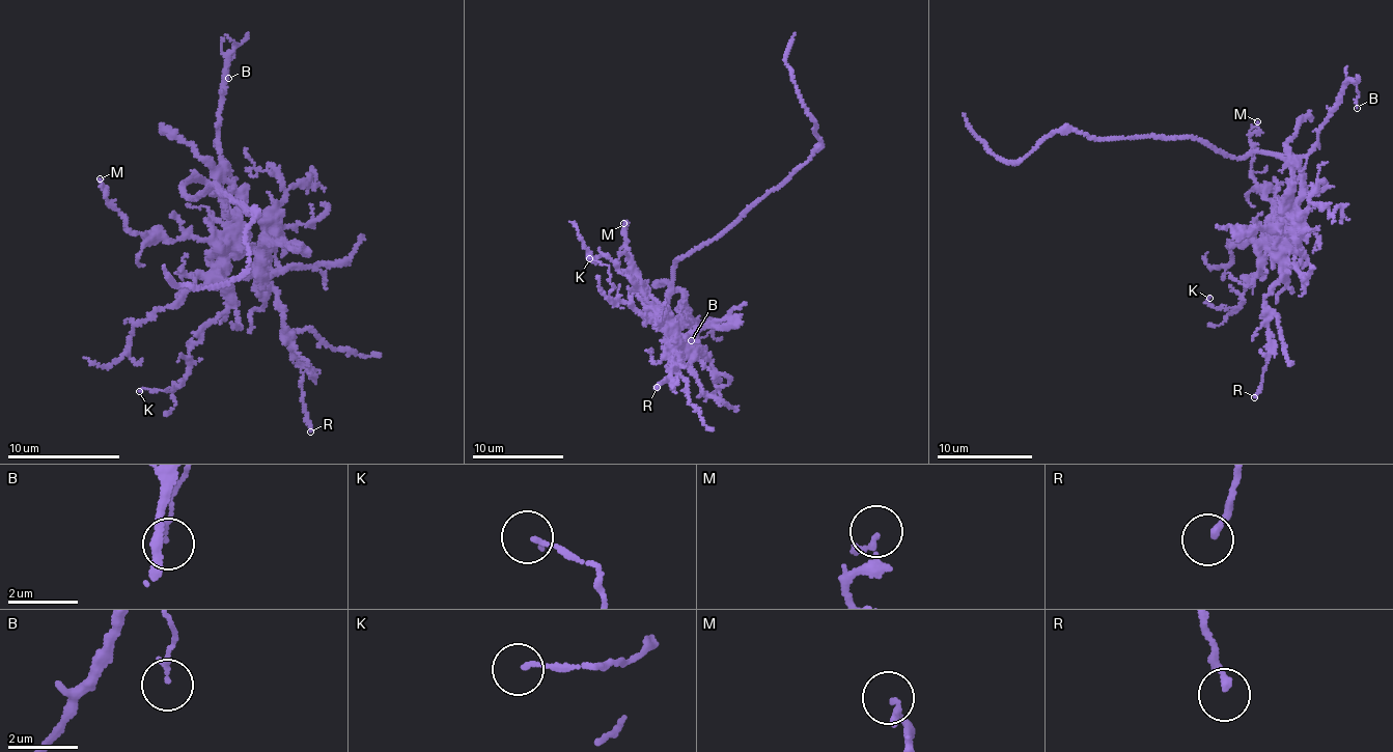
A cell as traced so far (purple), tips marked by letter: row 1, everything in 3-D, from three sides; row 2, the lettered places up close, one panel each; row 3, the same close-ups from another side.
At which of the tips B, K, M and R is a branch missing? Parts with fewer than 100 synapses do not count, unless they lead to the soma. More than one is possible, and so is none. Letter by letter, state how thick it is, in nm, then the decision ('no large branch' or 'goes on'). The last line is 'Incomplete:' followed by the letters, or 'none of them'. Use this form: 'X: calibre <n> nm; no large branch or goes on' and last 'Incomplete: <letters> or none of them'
B: calibre 120 nm; no large branch
K: calibre 110 nm; no large branch
M: calibre 190 nm; no large branch
R: calibre 190 nm; no large branch
Incomplete: none of them

